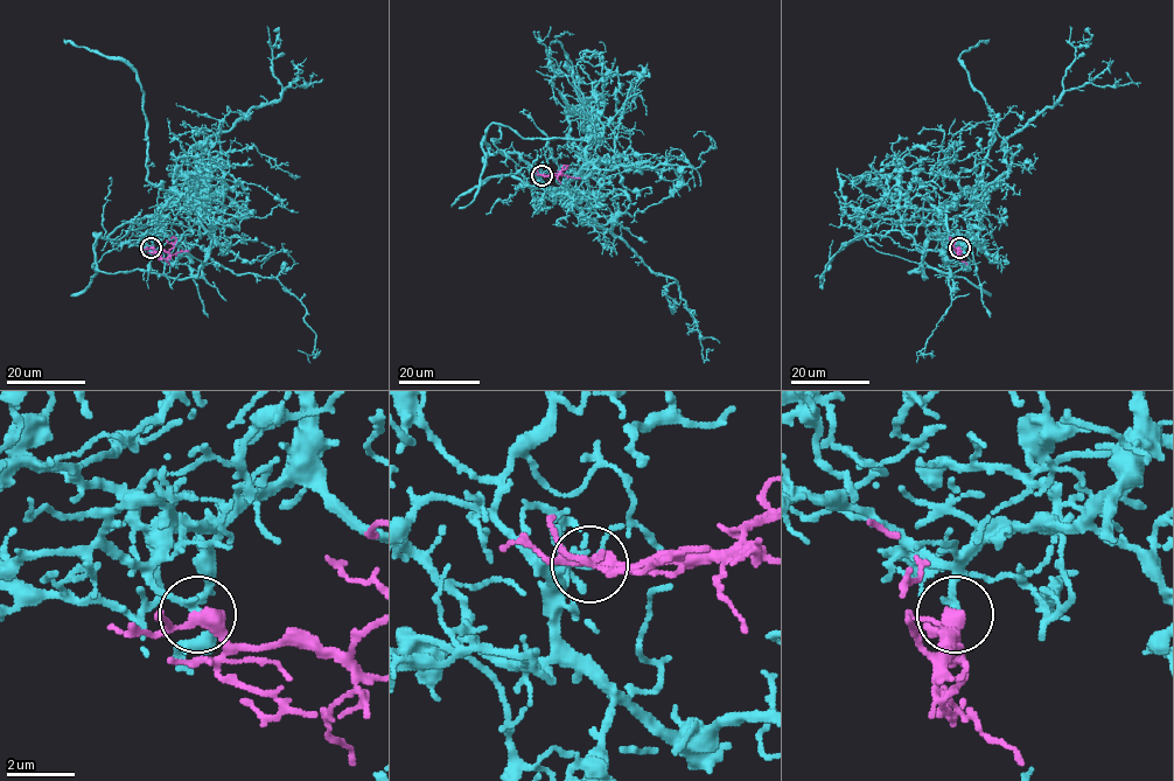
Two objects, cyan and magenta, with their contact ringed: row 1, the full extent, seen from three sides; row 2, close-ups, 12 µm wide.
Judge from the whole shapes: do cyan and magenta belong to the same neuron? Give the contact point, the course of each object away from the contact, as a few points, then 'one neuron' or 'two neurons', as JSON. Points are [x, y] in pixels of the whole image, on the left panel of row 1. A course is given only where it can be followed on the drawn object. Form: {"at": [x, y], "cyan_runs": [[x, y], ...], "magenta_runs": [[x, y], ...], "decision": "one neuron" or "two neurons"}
{"at": [151, 248], "cyan_runs": [[151, 246], [146, 239], [161, 231], [168, 193], [204, 169], [203, 144], [316, 75]], "magenta_runs": [[151, 246], [167, 252], [176, 239], [172, 238]], "decision": "one neuron"}

